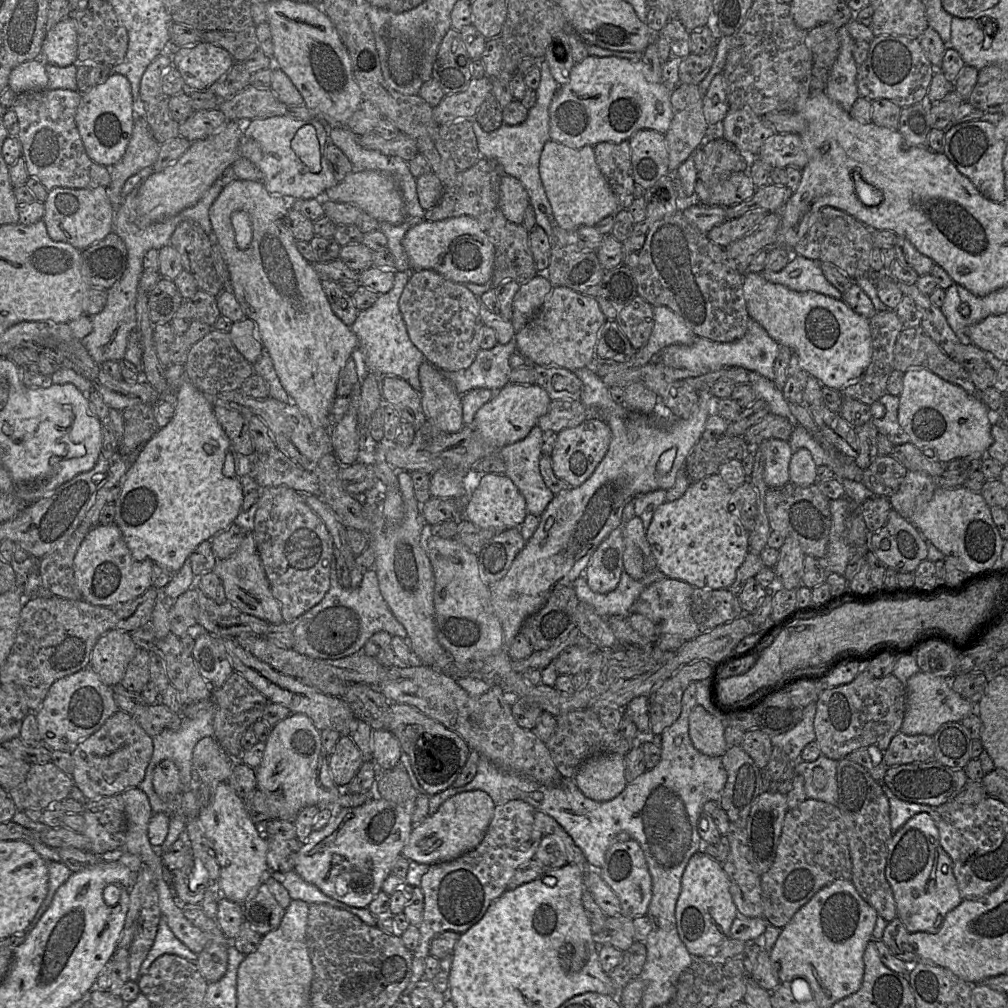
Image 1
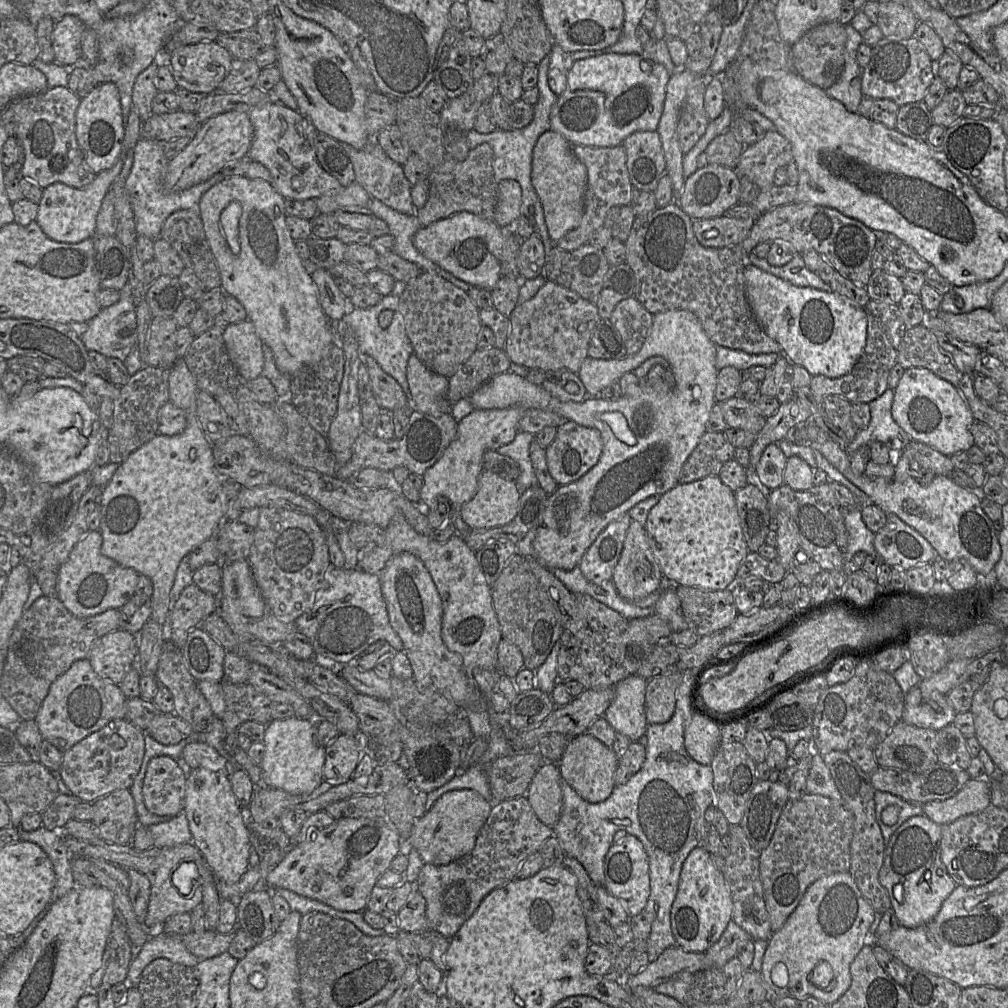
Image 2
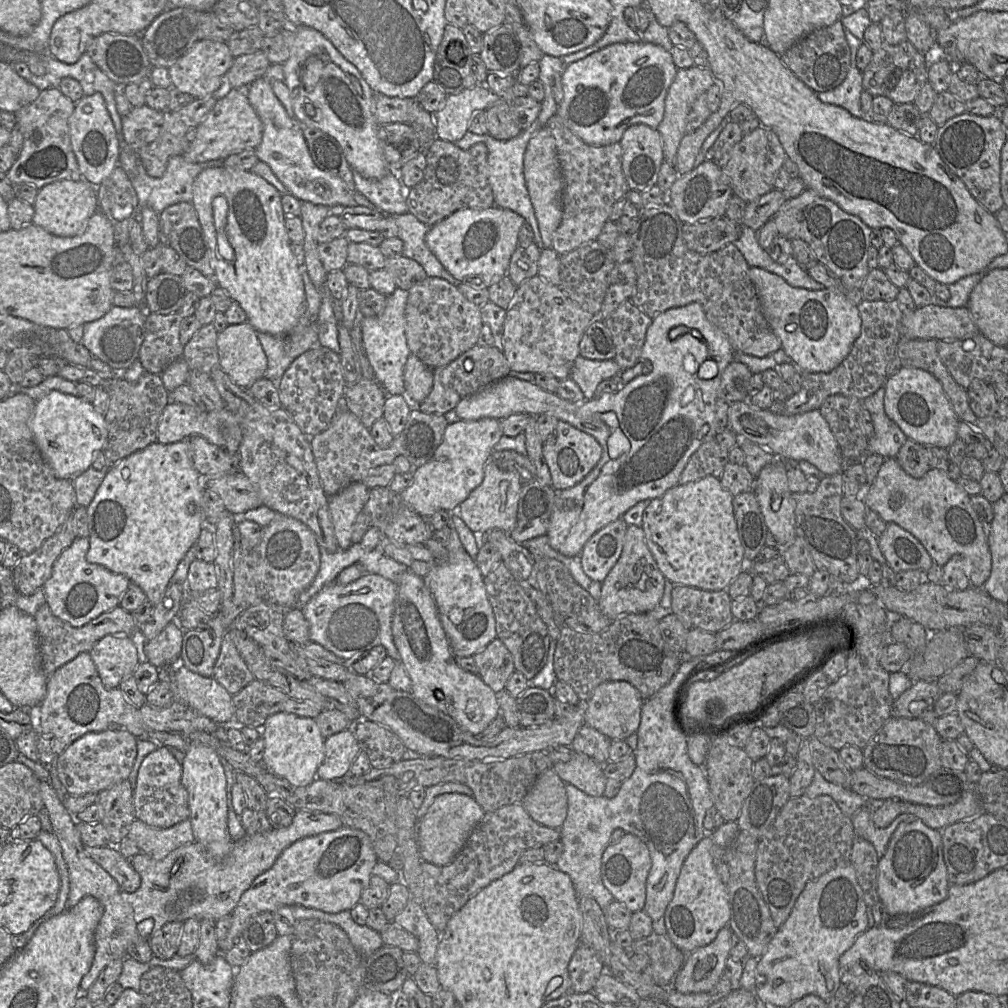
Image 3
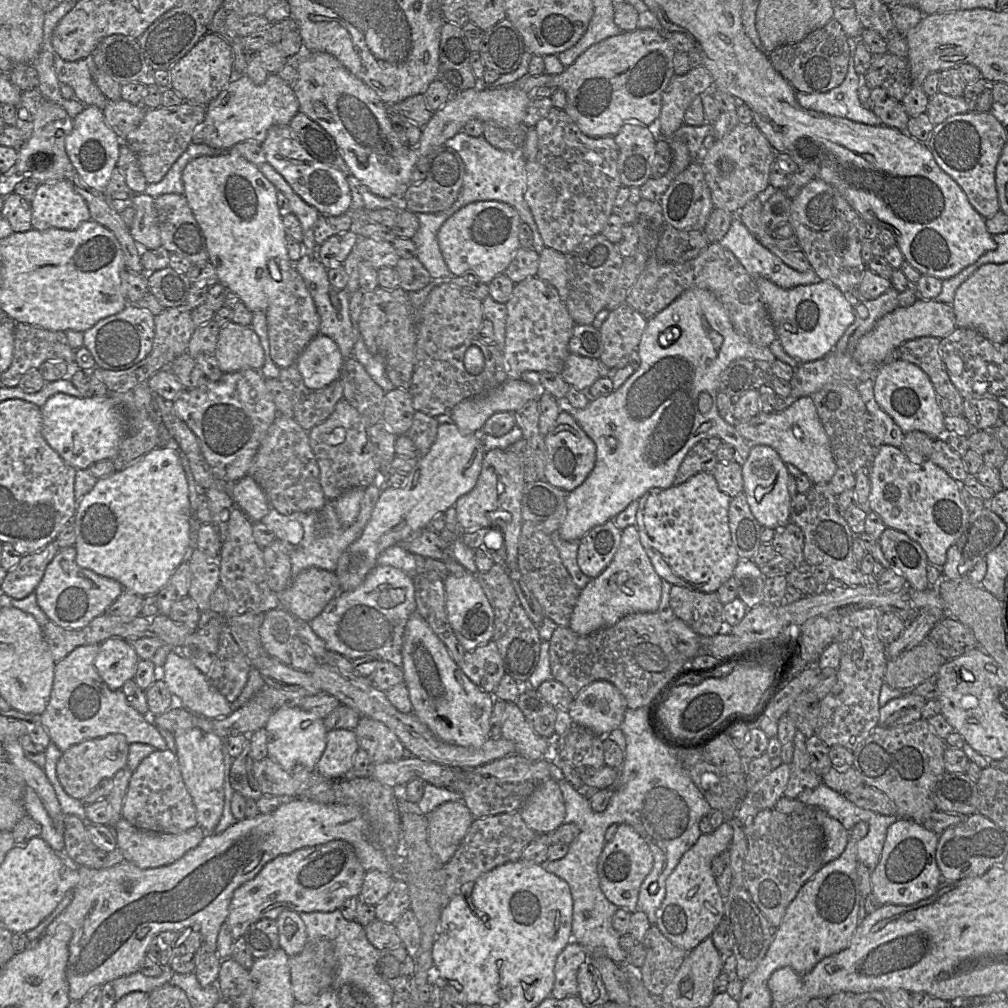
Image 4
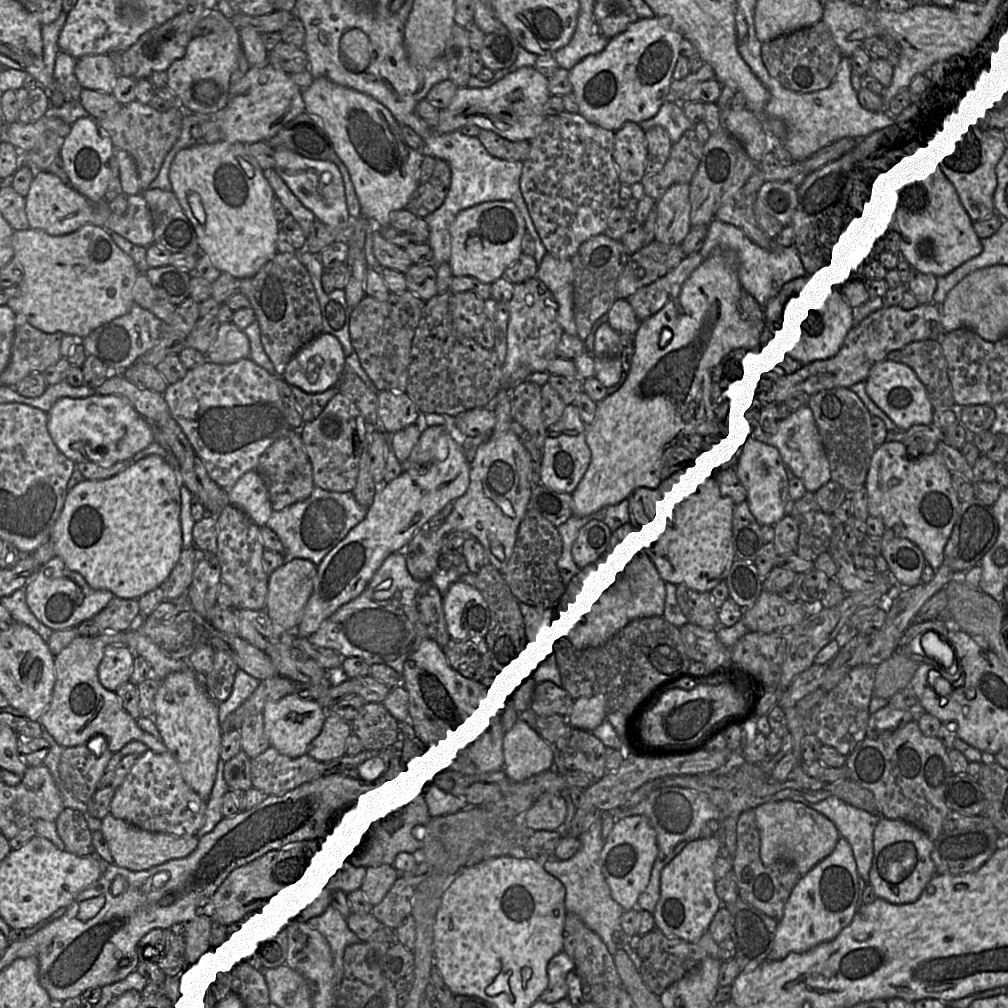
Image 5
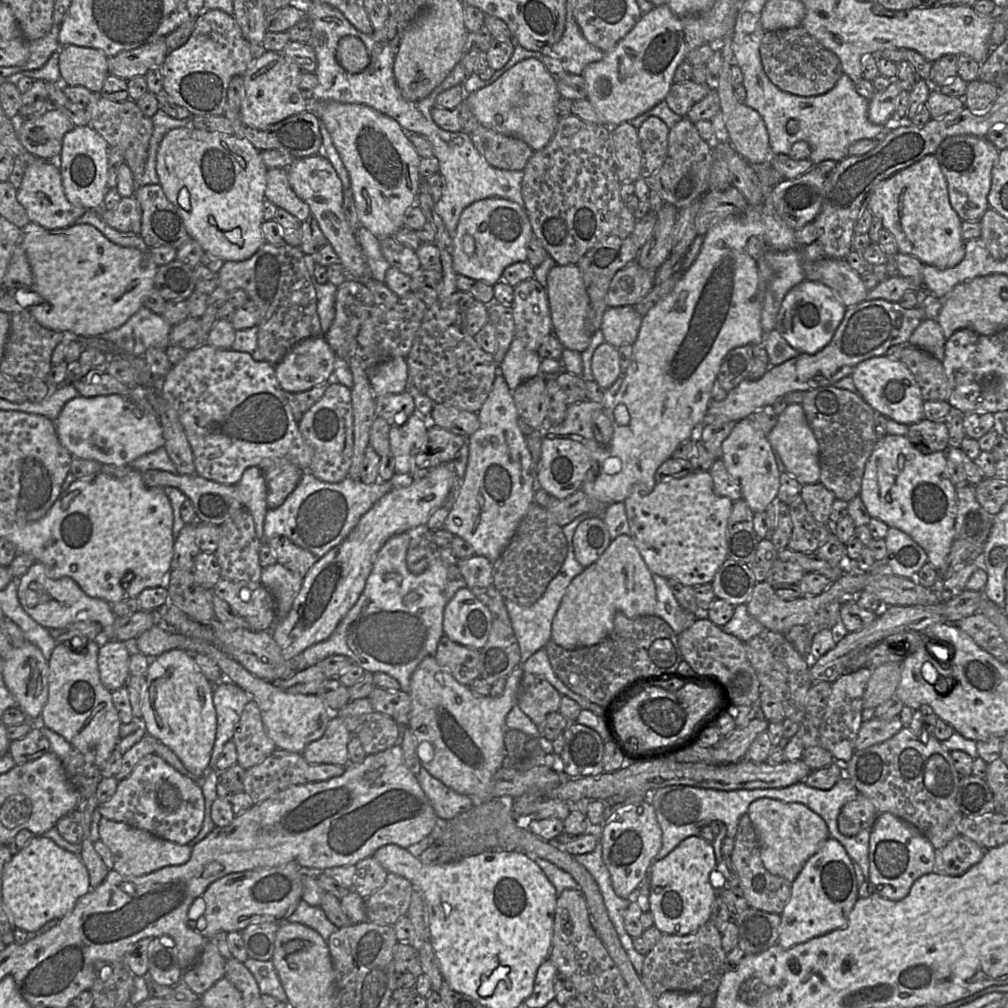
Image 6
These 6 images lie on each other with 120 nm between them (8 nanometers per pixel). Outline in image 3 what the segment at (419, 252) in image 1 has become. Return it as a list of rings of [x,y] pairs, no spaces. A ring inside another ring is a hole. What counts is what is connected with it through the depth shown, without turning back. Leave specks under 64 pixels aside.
[[[493,206],[487,209],[463,208],[431,226],[425,236],[425,243],[443,267],[458,281],[477,276],[484,287],[490,287],[507,275],[510,258],[519,245],[518,233],[524,217],[507,208]]]

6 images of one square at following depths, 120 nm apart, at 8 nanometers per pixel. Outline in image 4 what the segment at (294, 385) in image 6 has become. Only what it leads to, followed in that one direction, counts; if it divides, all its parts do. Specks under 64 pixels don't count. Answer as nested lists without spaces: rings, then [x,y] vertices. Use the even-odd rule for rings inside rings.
[[[318,334],[297,358],[295,365],[305,386],[317,390],[340,378],[345,360],[331,338]]]

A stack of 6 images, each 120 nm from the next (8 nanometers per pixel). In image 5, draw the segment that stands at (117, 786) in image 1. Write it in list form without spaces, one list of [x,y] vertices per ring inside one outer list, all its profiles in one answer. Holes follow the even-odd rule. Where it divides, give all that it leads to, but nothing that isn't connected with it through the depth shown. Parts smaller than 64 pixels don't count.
[[[87,743],[64,748],[58,765],[65,788],[84,803],[87,803],[98,789],[98,783],[113,755],[106,748],[100,757],[93,756]]]

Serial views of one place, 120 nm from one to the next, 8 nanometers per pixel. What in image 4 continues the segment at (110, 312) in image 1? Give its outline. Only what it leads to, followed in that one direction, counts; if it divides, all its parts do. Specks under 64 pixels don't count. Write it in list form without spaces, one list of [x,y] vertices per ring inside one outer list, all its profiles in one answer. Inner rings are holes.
[[[127,305],[121,312],[98,321],[83,333],[83,346],[92,354],[96,366],[111,370],[126,370],[143,360],[152,350],[154,315],[147,309]]]

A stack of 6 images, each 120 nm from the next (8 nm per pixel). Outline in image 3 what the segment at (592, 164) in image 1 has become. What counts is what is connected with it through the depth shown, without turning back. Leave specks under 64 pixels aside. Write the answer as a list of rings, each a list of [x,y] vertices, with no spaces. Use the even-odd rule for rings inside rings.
[[[547,127],[529,140],[524,154],[524,178],[534,208],[544,248],[552,248],[552,236],[562,219],[563,179],[555,139]]]

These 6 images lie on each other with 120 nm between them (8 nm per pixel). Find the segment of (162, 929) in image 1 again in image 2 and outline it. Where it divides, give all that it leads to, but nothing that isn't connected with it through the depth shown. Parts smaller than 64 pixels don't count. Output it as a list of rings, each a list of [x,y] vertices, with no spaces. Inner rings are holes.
[[[159,929],[149,931],[149,939],[129,965],[126,983],[137,986],[144,968],[153,960],[166,958],[174,963],[195,967],[199,959],[184,945],[181,935],[169,935]]]

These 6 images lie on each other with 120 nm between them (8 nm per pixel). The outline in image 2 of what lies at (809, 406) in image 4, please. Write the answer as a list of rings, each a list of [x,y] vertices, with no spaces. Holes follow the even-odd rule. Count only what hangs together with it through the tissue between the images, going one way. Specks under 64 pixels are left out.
[[[735,396],[719,403],[728,427],[758,434],[766,423],[753,401]]]

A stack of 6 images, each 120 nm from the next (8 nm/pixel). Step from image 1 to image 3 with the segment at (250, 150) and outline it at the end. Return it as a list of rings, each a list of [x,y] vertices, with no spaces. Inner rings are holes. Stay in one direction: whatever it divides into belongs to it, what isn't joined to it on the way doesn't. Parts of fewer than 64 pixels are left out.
[[[260,77],[244,90],[263,124],[262,140],[255,148],[255,153],[260,161],[271,168],[288,193],[301,202],[324,205],[332,209],[357,205],[354,202],[354,192],[349,191],[339,177],[316,166],[303,135],[303,125],[287,114],[284,106],[273,93],[272,84],[264,77]]]

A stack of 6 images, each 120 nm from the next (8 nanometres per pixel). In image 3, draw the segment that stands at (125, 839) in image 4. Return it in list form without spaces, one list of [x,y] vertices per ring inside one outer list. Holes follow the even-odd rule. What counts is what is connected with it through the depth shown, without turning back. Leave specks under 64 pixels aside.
[[[189,818],[168,828],[150,826],[135,819],[127,838],[134,841],[142,853],[161,860],[176,848],[195,841]]]

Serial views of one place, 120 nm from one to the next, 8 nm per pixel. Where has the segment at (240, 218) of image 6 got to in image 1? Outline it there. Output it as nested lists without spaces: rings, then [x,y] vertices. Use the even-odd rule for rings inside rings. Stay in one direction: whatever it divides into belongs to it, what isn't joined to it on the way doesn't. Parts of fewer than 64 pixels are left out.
[[[236,179],[223,187],[210,206],[209,219],[214,242],[221,247],[229,271],[231,290],[246,317],[255,322],[257,337],[268,350],[281,385],[314,426],[328,428],[339,372],[357,350],[358,338],[334,314],[313,264],[298,251],[288,217],[289,208],[290,200],[269,193],[262,181]],[[237,210],[246,211],[251,218],[252,240],[245,249],[238,248],[231,223],[231,215]]]

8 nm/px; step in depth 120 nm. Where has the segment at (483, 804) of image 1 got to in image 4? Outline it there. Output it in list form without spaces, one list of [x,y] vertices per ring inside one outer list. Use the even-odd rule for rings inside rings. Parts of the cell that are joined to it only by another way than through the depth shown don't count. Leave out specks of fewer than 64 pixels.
[[[459,801],[446,802],[435,808],[428,818],[428,843],[441,863],[453,857],[475,818]]]

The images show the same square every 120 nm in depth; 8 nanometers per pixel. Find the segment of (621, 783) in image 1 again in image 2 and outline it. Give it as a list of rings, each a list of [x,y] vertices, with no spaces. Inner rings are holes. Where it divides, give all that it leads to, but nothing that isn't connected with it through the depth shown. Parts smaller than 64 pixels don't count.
[[[588,733],[569,738],[564,753],[557,764],[562,778],[589,803],[605,801],[616,786],[614,777],[619,767],[618,756],[612,748]]]

